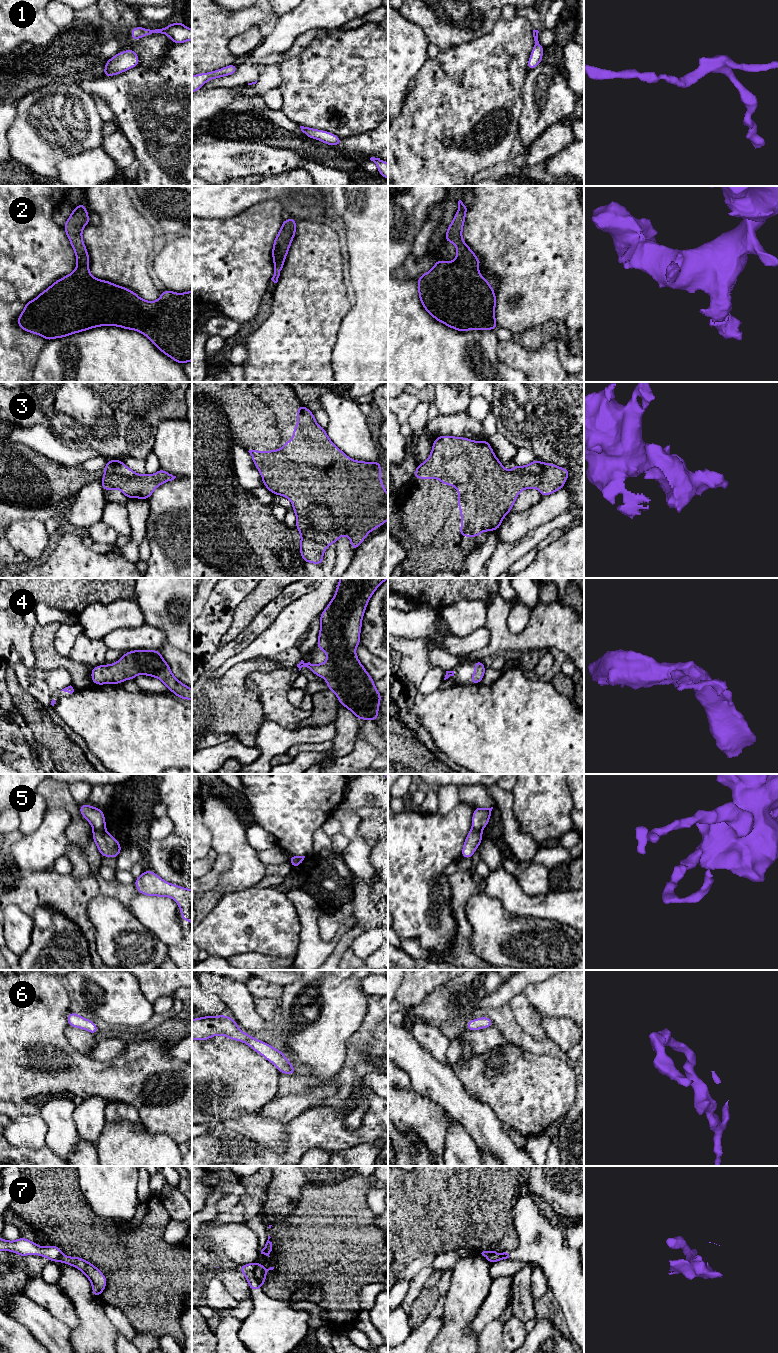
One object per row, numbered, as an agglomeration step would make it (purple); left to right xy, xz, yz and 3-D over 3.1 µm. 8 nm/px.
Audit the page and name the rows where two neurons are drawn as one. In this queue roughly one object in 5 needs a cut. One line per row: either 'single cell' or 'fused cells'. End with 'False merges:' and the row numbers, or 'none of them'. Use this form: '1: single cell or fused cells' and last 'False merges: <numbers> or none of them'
1: single cell
2: single cell
3: single cell
4: single cell
5: fused cells
6: single cell
7: fused cells
False merges: 5, 7

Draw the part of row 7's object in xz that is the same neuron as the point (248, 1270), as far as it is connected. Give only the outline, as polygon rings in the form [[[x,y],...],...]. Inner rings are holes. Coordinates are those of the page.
[[[253,1262],[253,1263],[244,1264],[238,1267],[238,1270],[240,1270],[244,1274],[249,1284],[250,1291],[261,1289],[261,1286],[259,1285],[258,1280],[255,1277],[255,1269],[259,1263],[260,1262]]]

